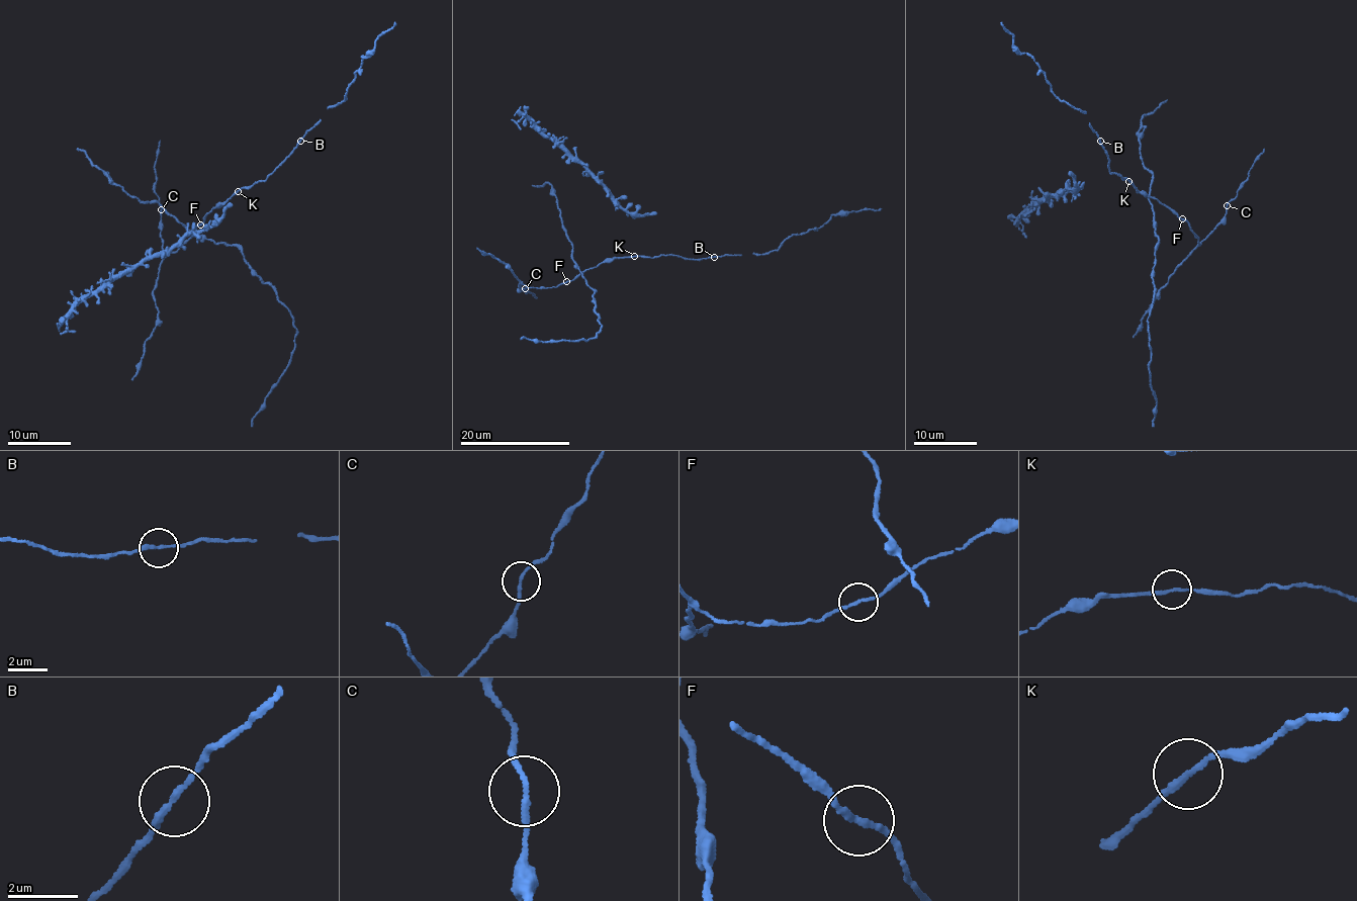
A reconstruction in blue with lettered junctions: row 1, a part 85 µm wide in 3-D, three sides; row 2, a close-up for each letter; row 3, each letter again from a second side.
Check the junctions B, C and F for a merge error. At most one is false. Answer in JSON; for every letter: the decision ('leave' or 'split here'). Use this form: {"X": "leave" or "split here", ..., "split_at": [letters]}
{"B": "leave", "C": "leave", "F": "leave", "split_at": []}

